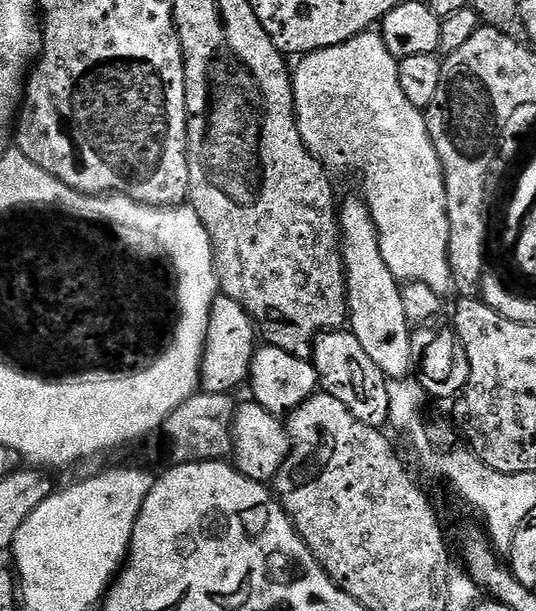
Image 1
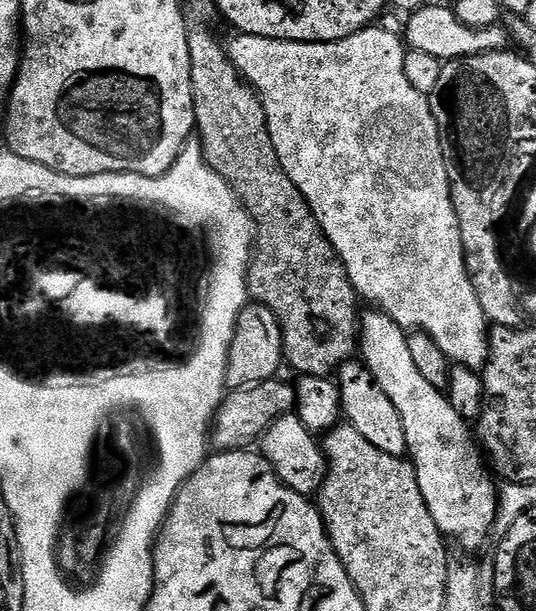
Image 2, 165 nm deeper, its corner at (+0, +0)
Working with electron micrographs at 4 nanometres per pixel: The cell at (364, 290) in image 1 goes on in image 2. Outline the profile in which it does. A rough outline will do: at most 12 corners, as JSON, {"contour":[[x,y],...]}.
{"contour":[[363,313],[358,352],[402,418],[430,518],[478,551],[498,484],[405,329]]}

